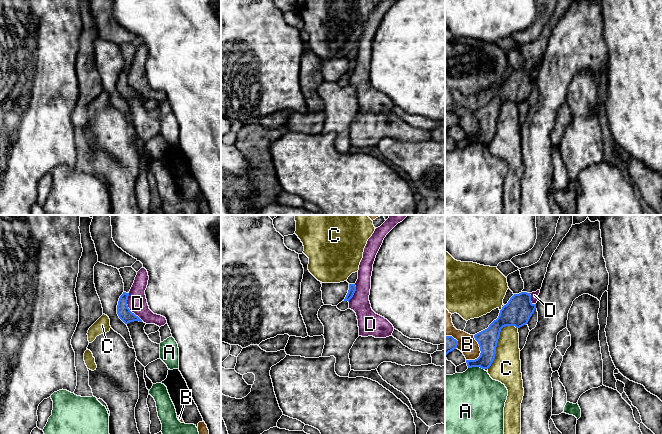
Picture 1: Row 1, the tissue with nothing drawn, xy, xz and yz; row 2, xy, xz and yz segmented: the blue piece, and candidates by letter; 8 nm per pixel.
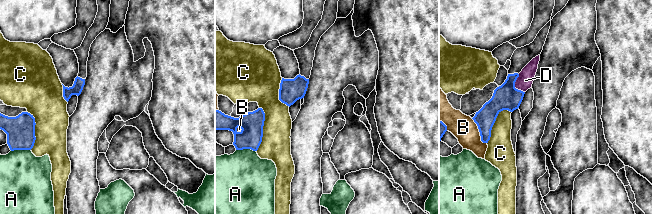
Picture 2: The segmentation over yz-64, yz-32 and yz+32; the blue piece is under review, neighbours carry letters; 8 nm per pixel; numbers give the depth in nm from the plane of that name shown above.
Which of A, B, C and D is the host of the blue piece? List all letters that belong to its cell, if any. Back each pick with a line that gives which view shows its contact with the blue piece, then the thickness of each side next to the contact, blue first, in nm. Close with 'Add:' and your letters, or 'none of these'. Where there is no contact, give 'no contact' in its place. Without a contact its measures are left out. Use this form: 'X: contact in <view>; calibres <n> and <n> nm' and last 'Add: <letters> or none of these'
Add: none of these

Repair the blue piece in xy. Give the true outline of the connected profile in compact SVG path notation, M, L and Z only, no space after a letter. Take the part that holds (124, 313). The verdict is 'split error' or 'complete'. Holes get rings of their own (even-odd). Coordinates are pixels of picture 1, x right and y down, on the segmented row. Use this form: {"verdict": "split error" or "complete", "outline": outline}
{"verdict": "split error", "outline": "M132 266L120 268L118 270L123 279L124 292L120 296L119 301L118 301L117 314L118 314L119 318L125 324L128 324L128 323L134 322L134 321L142 322L142 320L138 316L136 316L134 313L132 313L130 311L130 309L128 308L128 305L127 305L129 291L134 283L137 272L132 268Z"}

